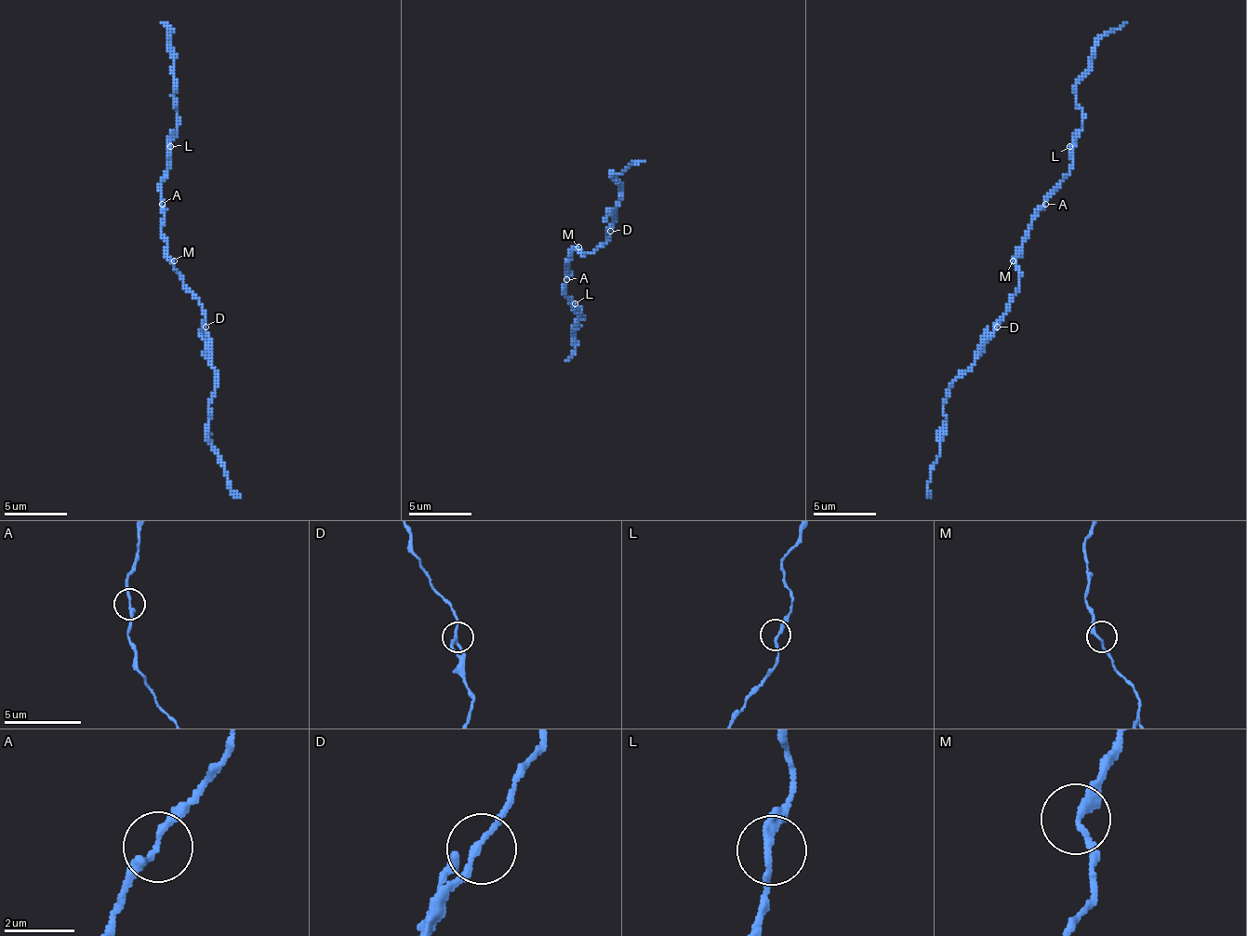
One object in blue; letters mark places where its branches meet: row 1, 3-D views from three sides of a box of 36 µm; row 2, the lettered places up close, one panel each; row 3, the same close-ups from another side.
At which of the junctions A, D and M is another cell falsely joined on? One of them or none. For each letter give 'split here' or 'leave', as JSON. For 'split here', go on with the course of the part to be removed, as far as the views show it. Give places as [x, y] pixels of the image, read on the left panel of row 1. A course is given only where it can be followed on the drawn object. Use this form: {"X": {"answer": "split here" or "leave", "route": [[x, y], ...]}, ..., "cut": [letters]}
{"A": {"answer": "leave"}, "D": {"answer": "leave"}, "M": {"answer": "leave"}, "cut": []}

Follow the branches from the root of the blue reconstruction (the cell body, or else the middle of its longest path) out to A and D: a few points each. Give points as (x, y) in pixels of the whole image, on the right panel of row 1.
A: (1015, 260), (1022, 238), (1028, 232), (1031, 216), (1044, 203)
D: (1015, 260), (1019, 292), (1010, 301), (997, 327)

